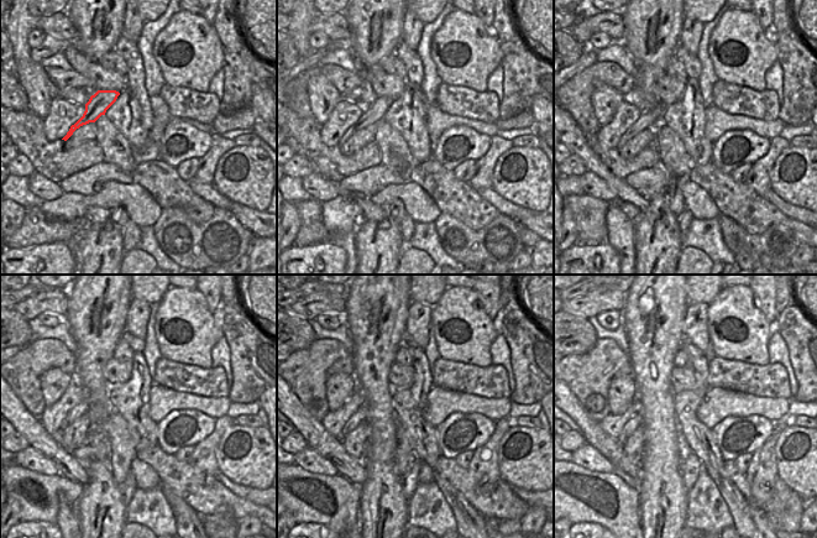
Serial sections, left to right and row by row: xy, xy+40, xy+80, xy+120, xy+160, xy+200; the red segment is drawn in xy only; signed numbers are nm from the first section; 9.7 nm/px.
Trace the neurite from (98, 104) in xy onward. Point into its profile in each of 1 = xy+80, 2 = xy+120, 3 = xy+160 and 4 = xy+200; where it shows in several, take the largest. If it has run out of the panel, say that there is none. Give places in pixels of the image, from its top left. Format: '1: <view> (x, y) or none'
1: xy+80 (653, 116)
2: xy+120 (83, 407)
3: xy+160 (360, 416)
4: xy+200 (635, 421)

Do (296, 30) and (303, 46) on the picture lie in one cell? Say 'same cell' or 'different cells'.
same cell

